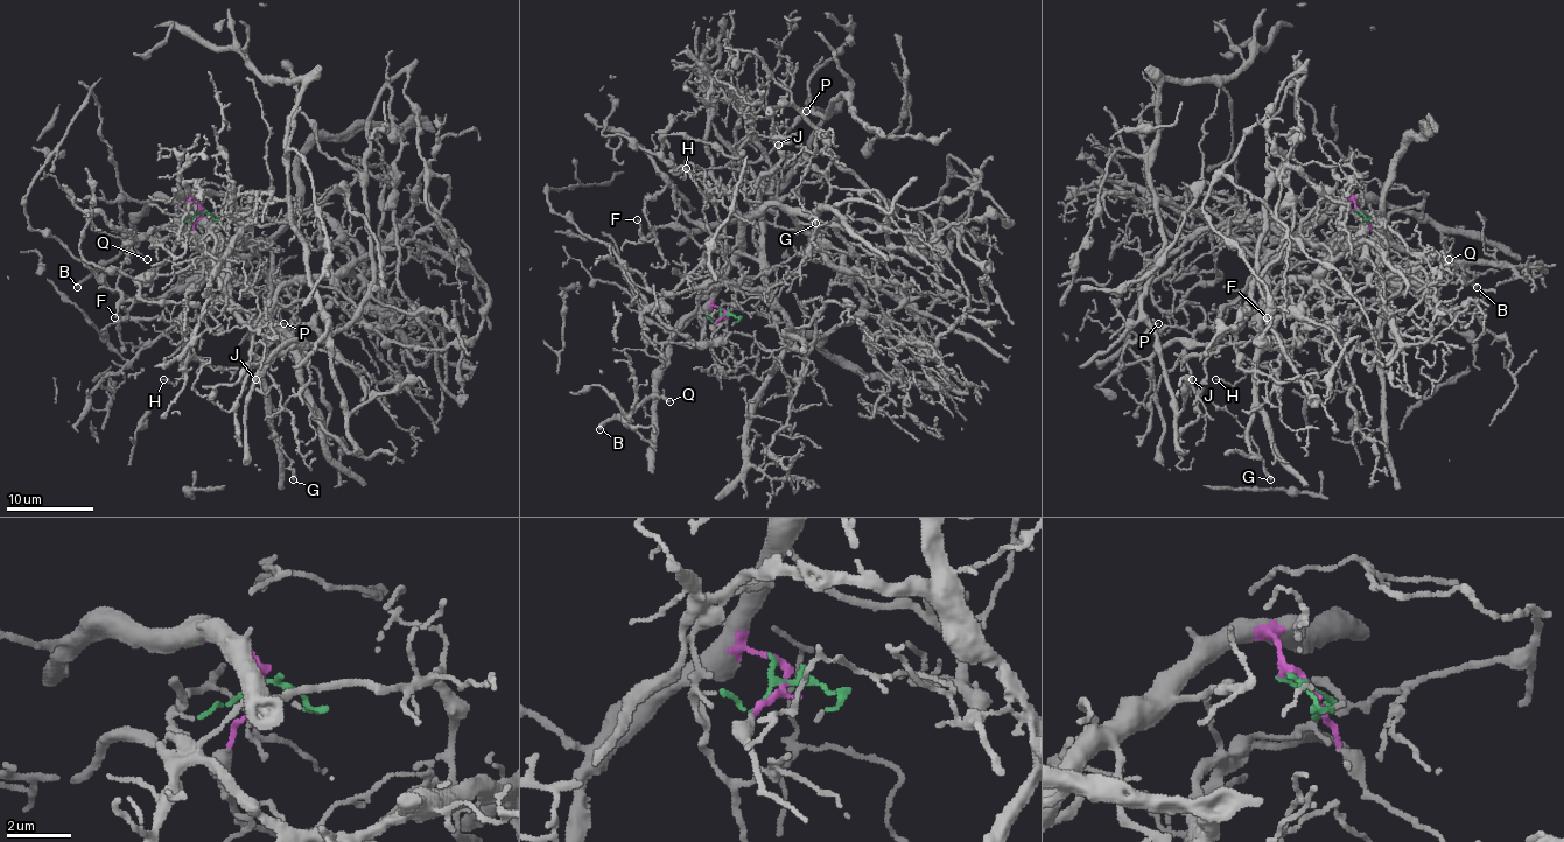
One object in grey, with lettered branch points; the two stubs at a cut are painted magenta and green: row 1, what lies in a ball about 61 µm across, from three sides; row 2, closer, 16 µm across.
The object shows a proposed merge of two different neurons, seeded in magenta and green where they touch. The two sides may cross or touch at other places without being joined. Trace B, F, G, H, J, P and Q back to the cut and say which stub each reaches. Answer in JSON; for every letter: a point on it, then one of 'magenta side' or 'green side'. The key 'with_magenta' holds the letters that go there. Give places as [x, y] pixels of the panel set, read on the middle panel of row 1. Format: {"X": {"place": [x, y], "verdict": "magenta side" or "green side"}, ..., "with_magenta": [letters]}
{"B": {"place": [600, 429], "verdict": "magenta side"}, "F": {"place": [637, 219], "verdict": "magenta side"}, "G": {"place": [815, 223], "verdict": "magenta side"}, "H": {"place": [686, 168], "verdict": "magenta side"}, "J": {"place": [778, 145], "verdict": "green side"}, "P": {"place": [806, 111], "verdict": "green side"}, "Q": {"place": [670, 401], "verdict": "magenta side"}, "with_magenta": ["B", "F", "G", "H", "Q"]}

